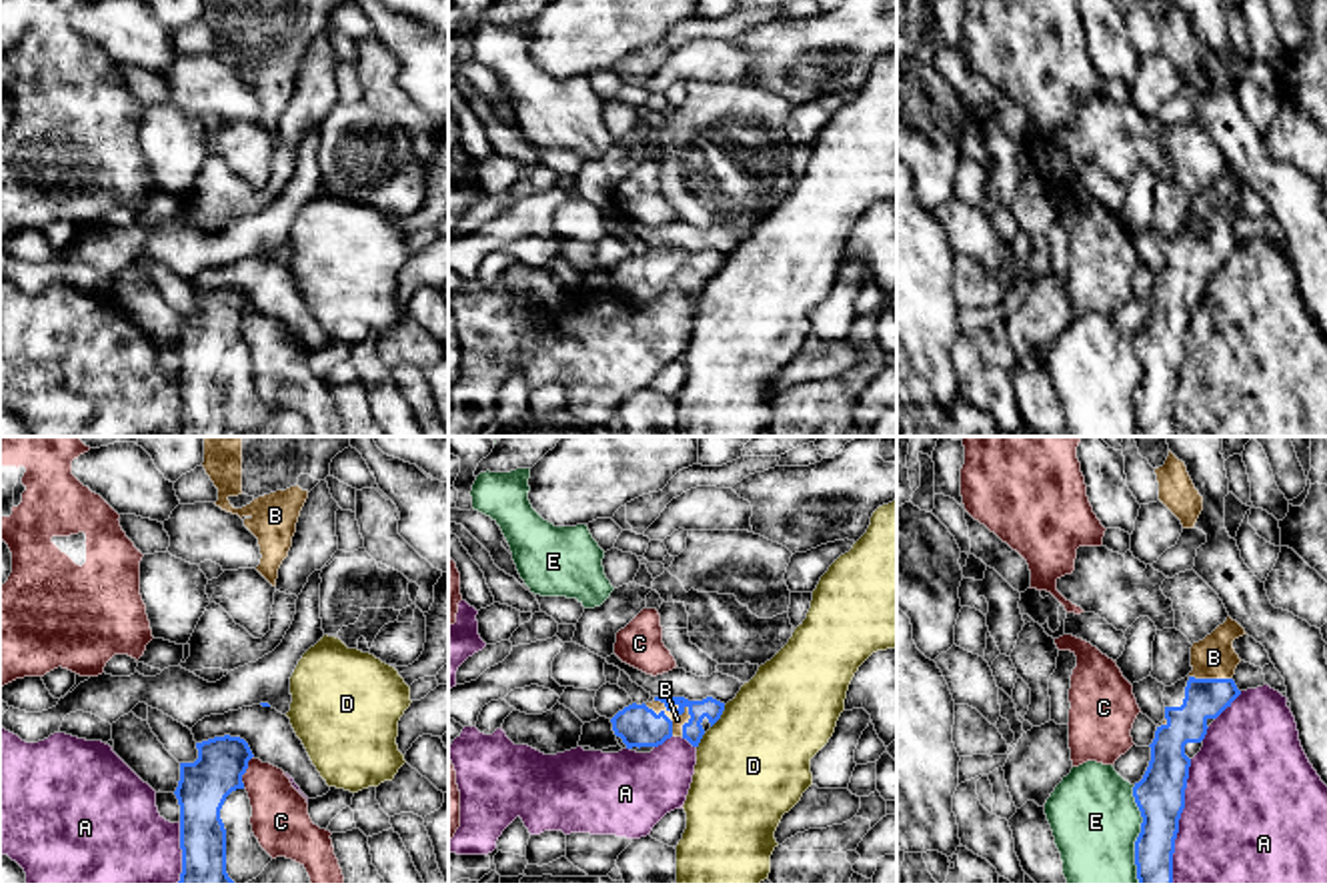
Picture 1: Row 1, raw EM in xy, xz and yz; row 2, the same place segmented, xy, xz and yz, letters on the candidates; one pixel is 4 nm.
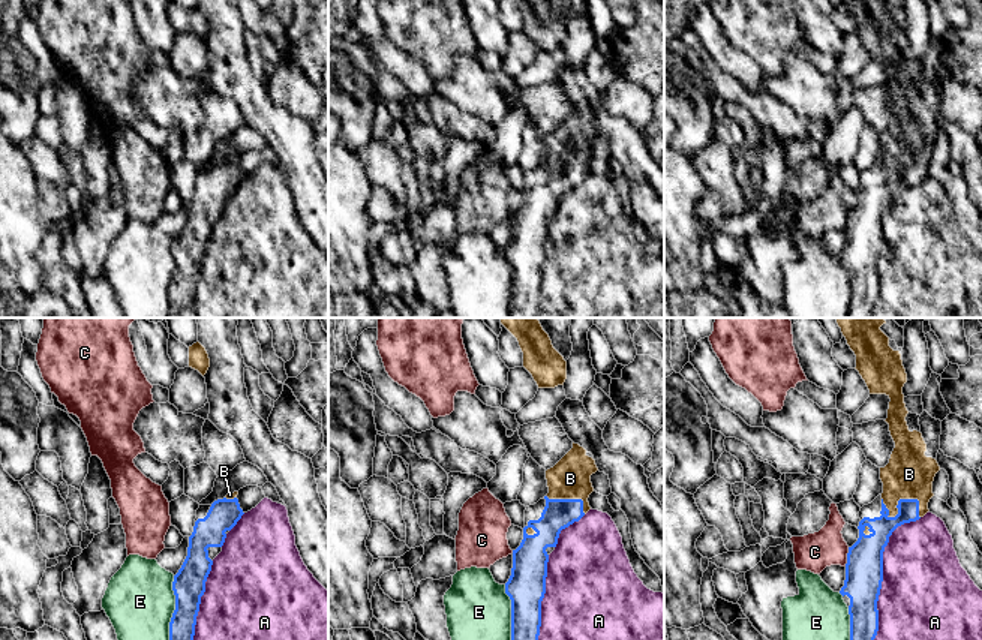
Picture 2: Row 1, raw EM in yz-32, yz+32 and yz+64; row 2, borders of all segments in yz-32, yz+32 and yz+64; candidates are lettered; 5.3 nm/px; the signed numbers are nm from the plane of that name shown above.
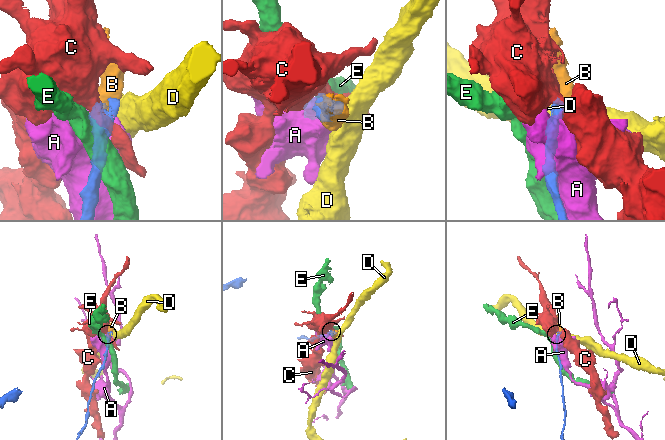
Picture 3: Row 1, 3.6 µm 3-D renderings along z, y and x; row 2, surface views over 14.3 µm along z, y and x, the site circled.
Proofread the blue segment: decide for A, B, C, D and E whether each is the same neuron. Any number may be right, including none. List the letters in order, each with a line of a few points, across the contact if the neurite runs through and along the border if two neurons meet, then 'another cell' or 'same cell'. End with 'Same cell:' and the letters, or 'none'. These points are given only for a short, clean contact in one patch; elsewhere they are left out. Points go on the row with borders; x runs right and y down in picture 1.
A: another cell
B: same cell
C: xy (253, 755), (243, 775), (243, 787) | another cell
D: xz (725, 705), (711, 727) | another cell
E: another cell
Same cell: B

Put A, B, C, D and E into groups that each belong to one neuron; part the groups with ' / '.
A / B / C / D / E

